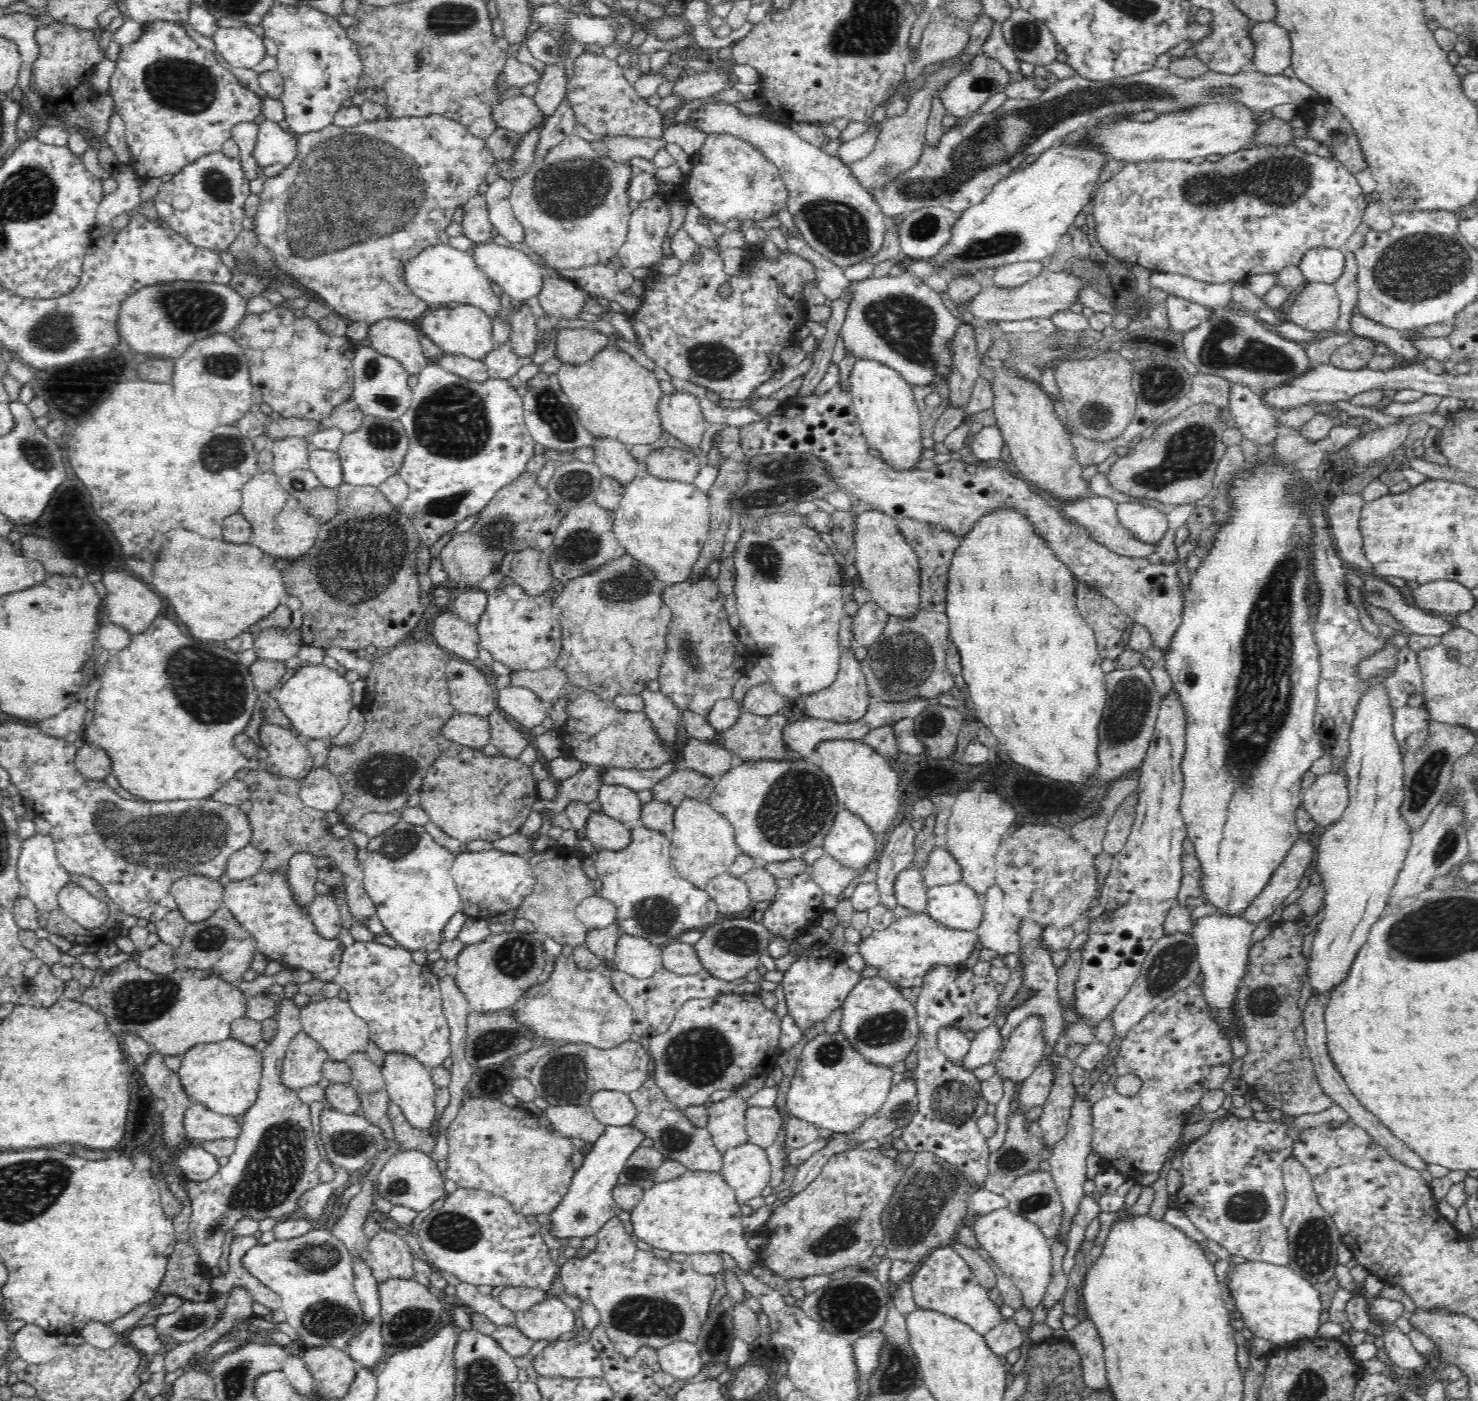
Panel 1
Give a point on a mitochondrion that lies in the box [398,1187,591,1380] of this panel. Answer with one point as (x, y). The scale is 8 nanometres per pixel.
(453, 1232)

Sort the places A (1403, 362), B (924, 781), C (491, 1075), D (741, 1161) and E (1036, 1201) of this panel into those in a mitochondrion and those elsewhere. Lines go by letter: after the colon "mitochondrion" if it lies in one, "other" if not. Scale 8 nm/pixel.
A: other
B: other
C: mitochondrion
D: other
E: mitochondrion

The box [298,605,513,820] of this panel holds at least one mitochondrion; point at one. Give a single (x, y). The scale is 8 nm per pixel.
(383, 777)

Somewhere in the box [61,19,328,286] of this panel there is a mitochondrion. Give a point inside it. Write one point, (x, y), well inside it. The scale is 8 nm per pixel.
(188, 88)

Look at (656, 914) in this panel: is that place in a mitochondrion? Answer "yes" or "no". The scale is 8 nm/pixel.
yes

